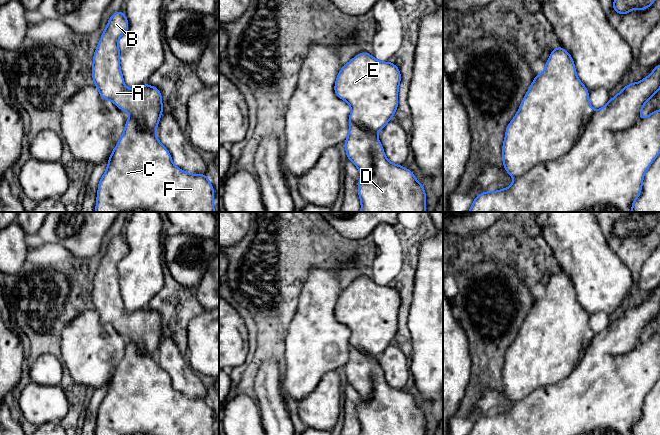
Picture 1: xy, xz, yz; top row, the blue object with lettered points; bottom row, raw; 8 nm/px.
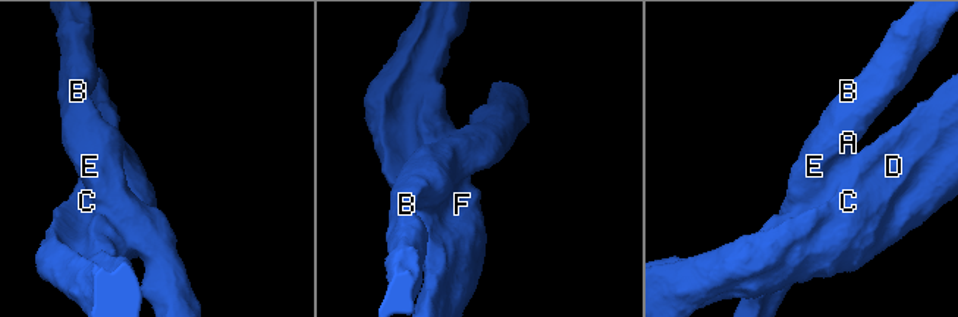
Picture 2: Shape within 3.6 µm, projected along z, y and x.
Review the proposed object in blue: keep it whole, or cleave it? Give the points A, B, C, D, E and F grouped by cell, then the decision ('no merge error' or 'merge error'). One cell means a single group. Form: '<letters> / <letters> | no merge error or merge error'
A B E / C D F | merge error

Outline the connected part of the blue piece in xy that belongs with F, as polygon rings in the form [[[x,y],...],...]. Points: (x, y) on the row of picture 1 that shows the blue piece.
[[[129,118],[99,181],[95,212],[215,212],[214,188],[207,175],[190,174],[175,166],[156,134],[142,129],[136,118]]]

